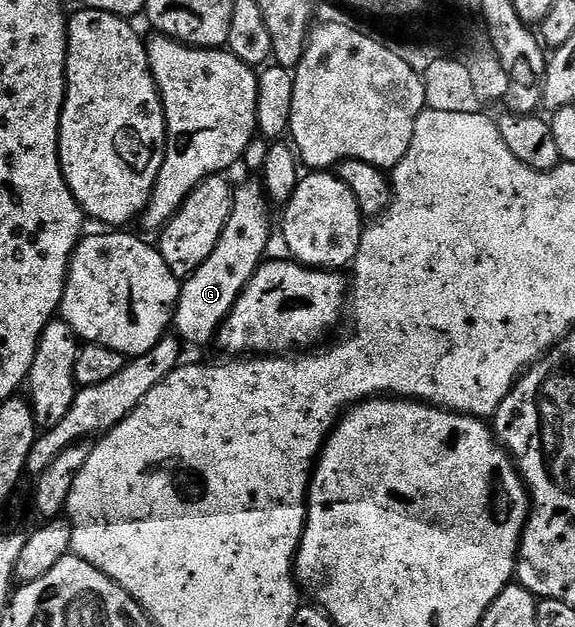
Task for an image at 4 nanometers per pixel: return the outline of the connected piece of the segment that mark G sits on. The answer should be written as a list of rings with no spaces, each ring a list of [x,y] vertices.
[[[262,183],[243,184],[240,188],[238,185],[234,189],[229,222],[225,226],[225,230],[221,234],[213,254],[209,254],[209,258],[205,258],[205,262],[201,262],[201,266],[192,276],[186,277],[182,281],[179,290],[179,301],[175,307],[173,328],[184,345],[207,344],[210,340],[212,343],[218,337],[219,327],[223,325],[223,321],[226,320],[227,315],[233,310],[237,298],[243,293],[243,287],[249,282],[249,278],[253,278],[253,274],[268,255],[267,243],[271,240],[270,210],[272,211]]]

